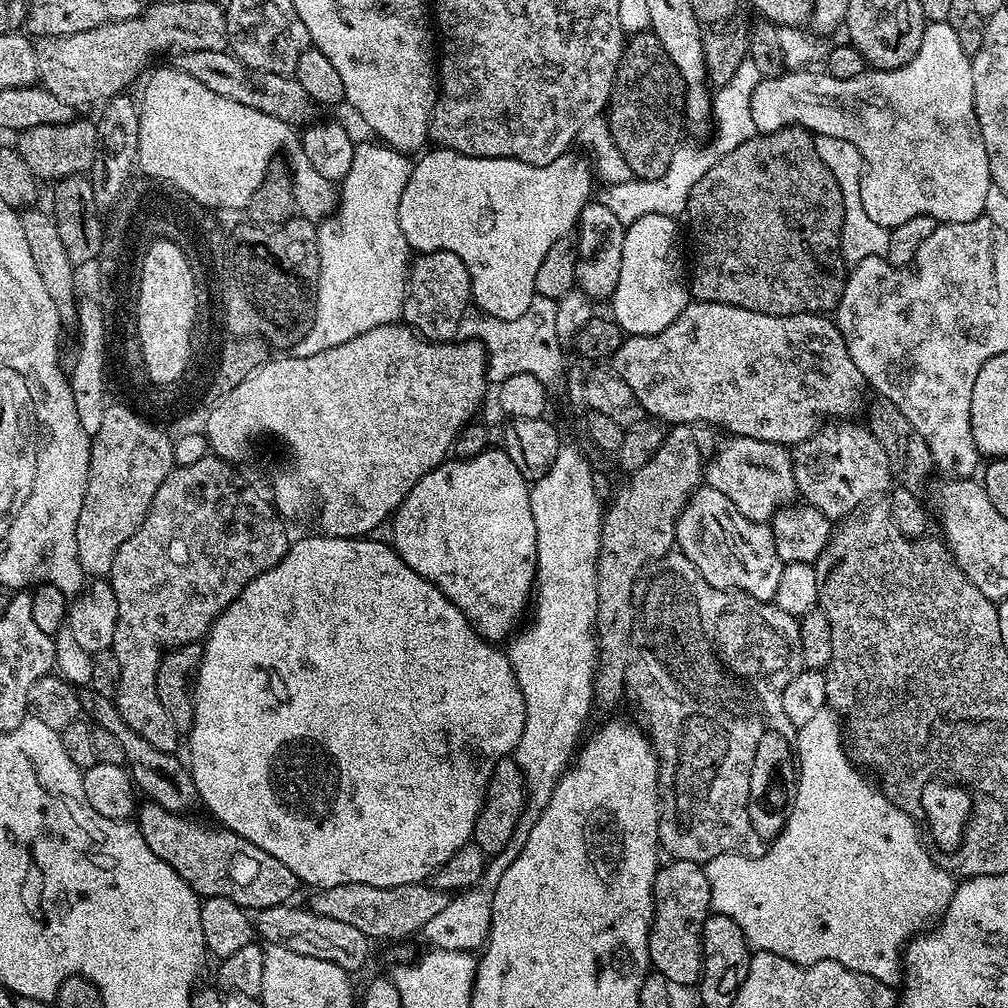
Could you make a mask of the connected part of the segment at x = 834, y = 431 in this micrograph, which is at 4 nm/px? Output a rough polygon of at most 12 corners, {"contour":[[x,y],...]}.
{"contour":[[858,422],[791,449],[797,493],[843,521],[894,480]]}

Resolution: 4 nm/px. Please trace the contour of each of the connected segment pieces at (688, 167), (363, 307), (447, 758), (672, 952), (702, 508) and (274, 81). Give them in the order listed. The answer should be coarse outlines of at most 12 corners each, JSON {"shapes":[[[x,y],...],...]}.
{"shapes":[[[751,57],[713,93],[712,146],[682,142],[646,180],[605,185],[597,203],[625,226],[687,209],[690,190],[757,133]],[[356,144],[318,224],[319,317],[295,355],[395,324],[413,161]],[[376,538],[208,629],[201,801],[316,890],[427,881],[526,726]],[[669,859],[652,891],[648,963],[699,985],[711,912],[703,864]],[[692,493],[675,547],[710,586],[775,601],[785,565],[767,523]],[[190,51],[181,72],[216,94],[294,126],[314,105],[291,76],[231,52]]]}

